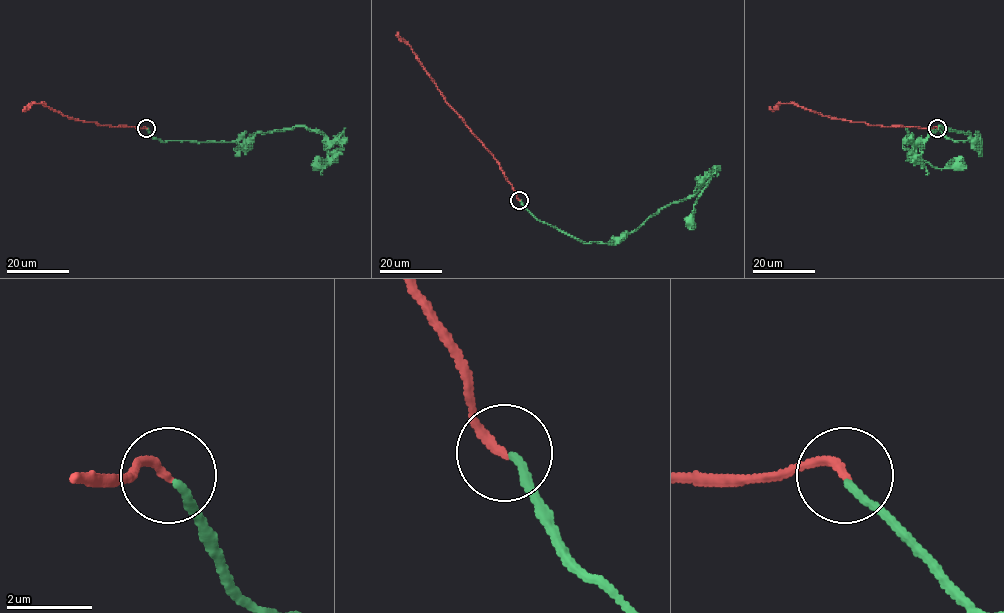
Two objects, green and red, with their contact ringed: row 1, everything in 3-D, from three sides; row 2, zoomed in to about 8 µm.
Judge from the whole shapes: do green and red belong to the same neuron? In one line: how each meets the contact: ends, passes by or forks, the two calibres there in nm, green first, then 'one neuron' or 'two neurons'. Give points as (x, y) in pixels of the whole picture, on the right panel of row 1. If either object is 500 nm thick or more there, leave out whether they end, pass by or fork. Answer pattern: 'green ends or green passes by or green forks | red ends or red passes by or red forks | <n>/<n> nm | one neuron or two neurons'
green ends | red ends | 170/220 nm | one neuron

